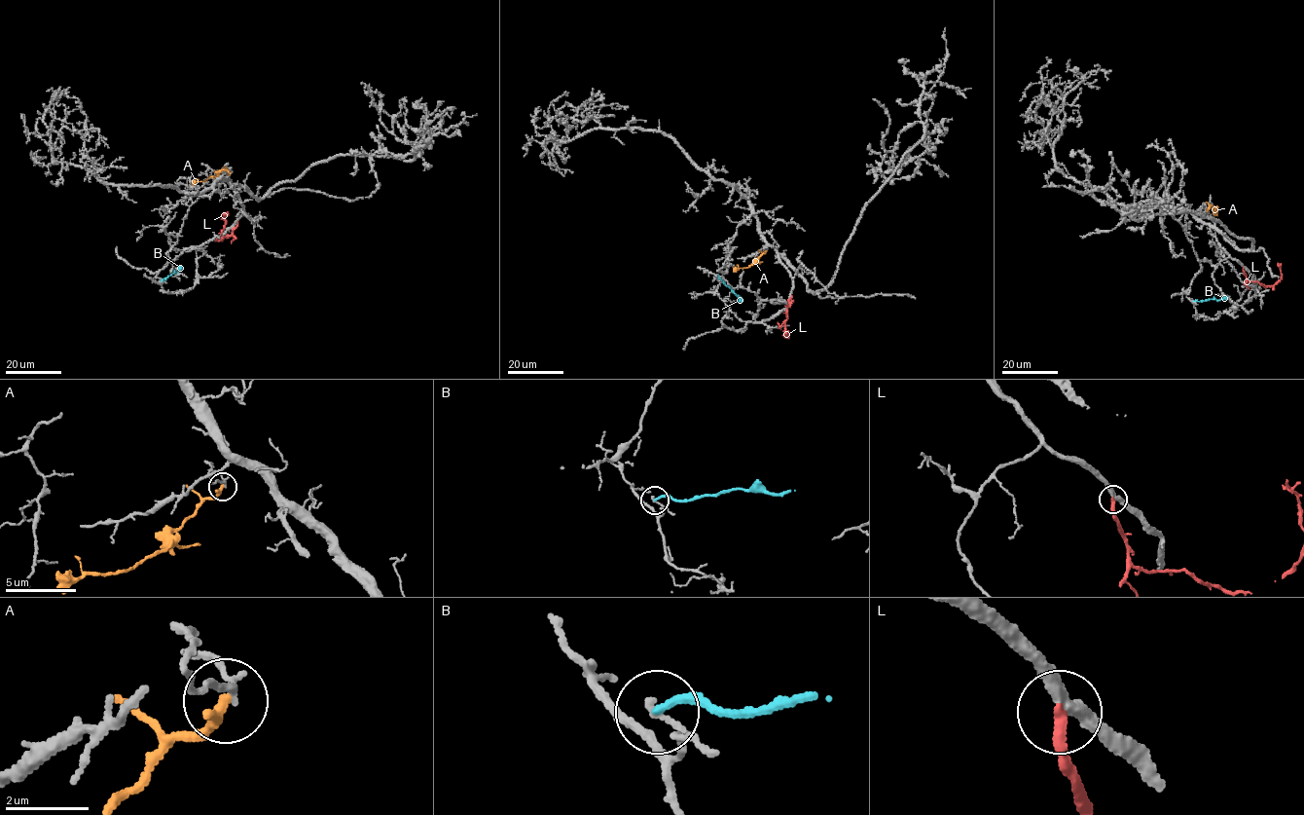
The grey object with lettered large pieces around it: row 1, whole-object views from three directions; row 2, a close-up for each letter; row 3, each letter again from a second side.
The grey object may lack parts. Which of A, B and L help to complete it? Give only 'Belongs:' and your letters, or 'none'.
Belongs: none

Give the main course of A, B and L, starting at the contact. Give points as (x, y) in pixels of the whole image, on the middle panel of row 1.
A: (766, 250), (753, 264), (733, 271)
B: (717, 276), (740, 302)
L: (791, 295), (784, 323), (787, 337), (788, 333)

